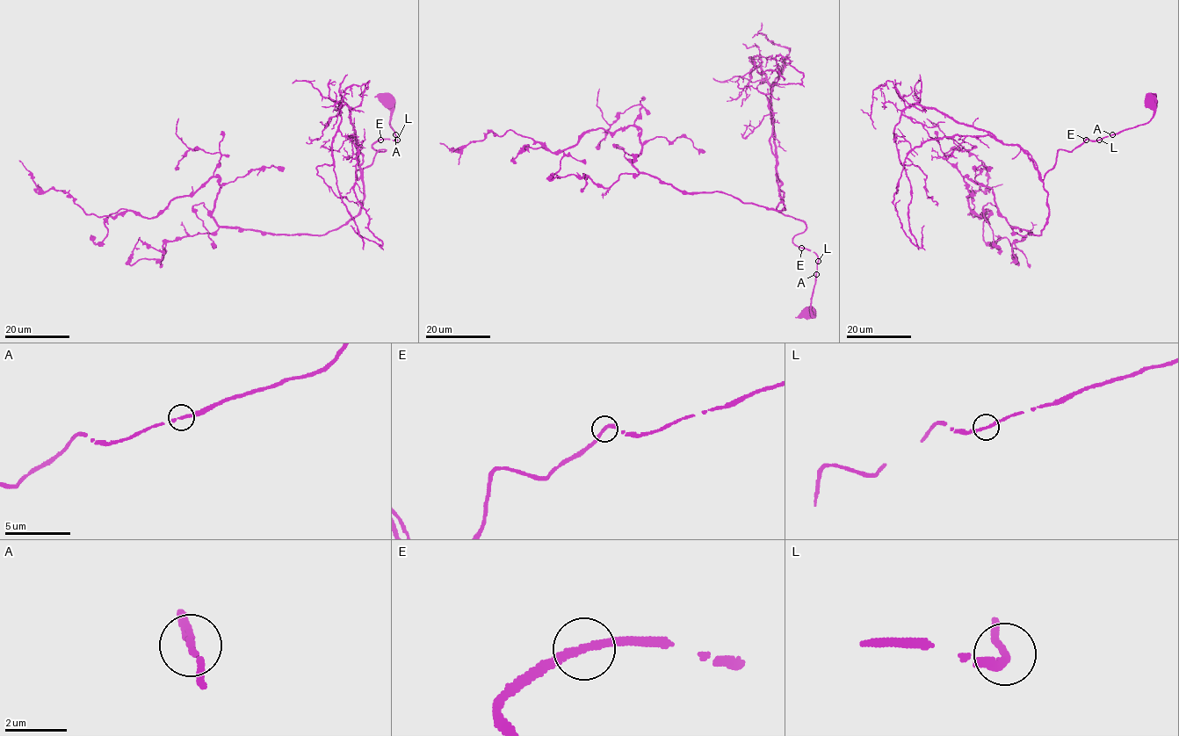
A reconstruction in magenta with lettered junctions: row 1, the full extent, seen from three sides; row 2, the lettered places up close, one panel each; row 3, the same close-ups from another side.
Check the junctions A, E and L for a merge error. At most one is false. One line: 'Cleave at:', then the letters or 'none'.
Cleave at: none

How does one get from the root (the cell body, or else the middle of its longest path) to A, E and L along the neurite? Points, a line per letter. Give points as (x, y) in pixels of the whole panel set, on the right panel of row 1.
A: (1149, 101), (1146, 104), (1153, 111), (1153, 116), (1146, 123), (1112, 134)
E: (1149, 101), (1146, 104), (1153, 111), (1153, 116), (1146, 123), (1096, 140), (1086, 140)
L: (1149, 101), (1146, 104), (1153, 111), (1153, 116), (1146, 123), (1099, 140)

